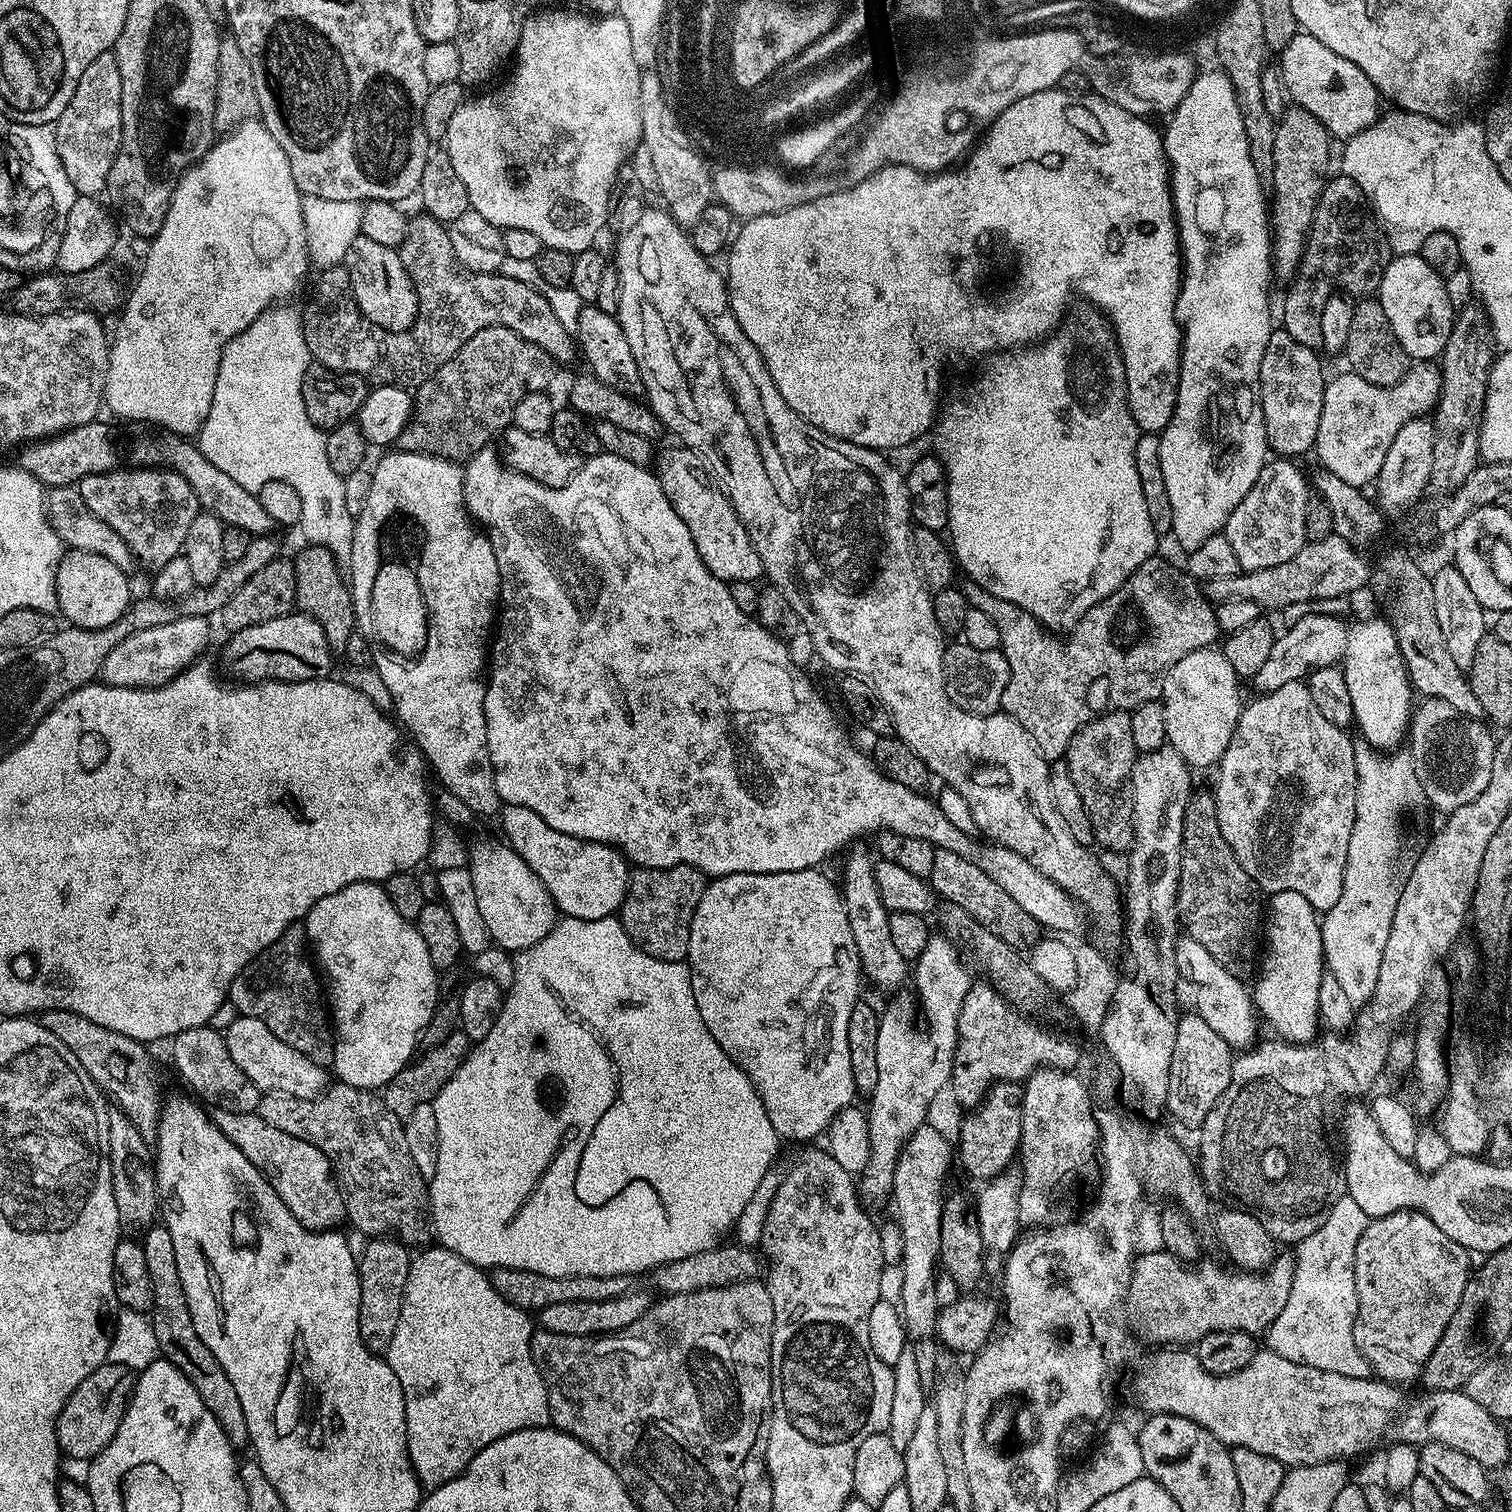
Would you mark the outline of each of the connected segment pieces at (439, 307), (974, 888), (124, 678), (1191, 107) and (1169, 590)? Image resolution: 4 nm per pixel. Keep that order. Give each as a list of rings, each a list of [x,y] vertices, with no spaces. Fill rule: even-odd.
[[[420,214],[408,226],[408,237],[398,249],[404,268],[410,274],[412,285],[418,294],[418,314],[412,327],[407,332],[388,332],[385,328],[377,328],[360,313],[355,298],[352,297],[352,287],[348,284],[348,271],[343,266],[325,268],[319,274],[316,285],[312,288],[312,297],[308,305],[302,308],[302,323],[304,337],[308,347],[308,355],[313,361],[325,364],[332,374],[349,372],[362,376],[373,385],[399,384],[401,386],[417,386],[432,374],[443,363],[454,358],[454,354],[473,338],[480,330],[487,327],[508,327],[522,338],[536,343],[542,350],[550,354],[557,362],[568,360],[574,352],[574,340],[570,333],[558,322],[550,302],[544,297],[543,291],[526,286],[526,282],[518,282],[514,278],[506,278],[496,272],[471,273],[456,263],[456,255],[450,246],[445,225],[439,220],[433,220],[427,214]]]
[[[937,848],[934,854],[934,870],[930,877],[930,885],[937,897],[943,898],[949,904],[962,906],[962,910],[966,910],[972,919],[984,928],[989,928],[991,932],[996,933],[1010,945],[1028,944],[1027,946],[1032,946],[1041,939],[1042,929],[1038,921],[1032,918],[1026,910],[1022,910],[1022,906],[1018,906],[1018,902],[1014,902],[1014,898],[1010,898],[1010,894],[1006,894],[1006,890],[1002,890],[998,886],[998,882],[994,882],[994,878],[990,878],[990,874],[983,872],[972,860],[962,858],[962,854],[953,854],[950,850]]]
[[[181,616],[174,622],[130,634],[130,638],[118,642],[118,646],[114,646],[114,650],[110,650],[104,659],[103,683],[119,688],[156,688],[159,684],[165,684],[205,655],[208,623],[202,616]]]
[[[1215,70],[1216,72],[1197,71],[1196,77],[1192,80],[1190,90],[1186,90],[1186,94],[1182,98],[1182,102],[1178,102],[1178,106],[1173,108],[1170,115],[1167,117],[1168,125],[1162,128],[1162,139],[1164,141],[1164,154],[1166,163],[1170,169],[1170,187],[1172,189],[1172,210],[1176,218],[1176,231],[1180,238],[1180,251],[1182,253],[1182,275],[1180,278],[1180,292],[1176,296],[1176,322],[1182,329],[1182,339],[1180,341],[1180,377],[1178,378],[1178,386],[1176,387],[1176,405],[1174,406],[1174,414],[1170,418],[1170,422],[1164,428],[1163,432],[1159,433],[1160,438],[1160,461],[1162,462],[1162,478],[1166,478],[1166,495],[1170,497],[1170,506],[1174,510],[1174,522],[1172,523],[1171,535],[1176,536],[1178,543],[1184,547],[1185,553],[1193,552],[1198,546],[1202,546],[1202,542],[1206,542],[1206,538],[1223,533],[1224,523],[1230,518],[1230,514],[1234,514],[1234,510],[1238,506],[1238,502],[1242,502],[1242,498],[1246,498],[1246,494],[1250,494],[1250,490],[1254,486],[1254,482],[1258,482],[1258,474],[1262,474],[1265,464],[1270,459],[1270,449],[1268,446],[1268,435],[1266,434],[1266,422],[1262,414],[1262,406],[1260,405],[1260,367],[1262,366],[1262,354],[1266,354],[1266,342],[1270,342],[1270,334],[1274,330],[1272,324],[1272,312],[1268,309],[1268,279],[1273,279],[1274,273],[1272,270],[1272,238],[1270,235],[1270,212],[1266,207],[1266,192],[1260,187],[1260,179],[1258,174],[1254,174],[1254,162],[1250,162],[1250,146],[1246,136],[1246,126],[1242,118],[1242,110],[1238,106],[1238,98],[1234,94],[1234,86],[1230,82],[1230,78],[1223,70]]]
[[[1153,558],[1142,562],[1142,566],[1132,572],[1131,578],[1124,583],[1123,586],[1118,590],[1114,590],[1102,602],[1098,602],[1093,606],[1090,611],[1076,623],[1075,628],[1067,633],[1064,639],[1057,638],[1053,633],[1045,630],[1039,620],[1034,619],[1026,610],[1014,606],[1014,602],[1006,602],[1006,598],[994,598],[994,594],[982,590],[982,586],[978,586],[977,584],[968,582],[965,583],[965,585],[963,585],[962,591],[964,597],[968,599],[969,605],[978,610],[982,610],[982,614],[986,614],[990,617],[1000,631],[999,651],[1003,652],[1004,657],[1008,659],[1008,669],[1010,670],[1010,678],[1006,682],[1006,690],[1000,699],[1000,707],[1007,715],[1013,716],[1013,718],[1027,730],[1030,734],[1030,738],[1034,738],[1038,750],[1042,753],[1045,760],[1049,762],[1059,761],[1061,757],[1067,753],[1070,742],[1074,738],[1076,731],[1078,731],[1083,724],[1090,723],[1090,721],[1100,715],[1101,712],[1109,711],[1111,708],[1116,710],[1131,710],[1137,708],[1139,704],[1145,704],[1151,700],[1160,700],[1164,691],[1164,679],[1170,670],[1170,666],[1174,666],[1174,662],[1186,658],[1186,654],[1190,654],[1194,650],[1213,647],[1222,636],[1220,627],[1216,621],[1216,610],[1213,601],[1204,597],[1201,585],[1193,580],[1183,567],[1172,568],[1170,561],[1159,560],[1159,558]]]

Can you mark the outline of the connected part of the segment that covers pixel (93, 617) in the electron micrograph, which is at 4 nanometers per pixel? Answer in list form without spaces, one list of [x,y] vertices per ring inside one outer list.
[[[77,548],[65,551],[56,572],[55,594],[59,604],[59,615],[64,615],[69,620],[67,623],[77,628],[105,628],[118,622],[118,618],[122,618],[122,614],[134,599],[128,580],[130,580],[129,573],[118,570],[118,566],[114,566],[110,558],[102,558],[102,554],[90,554]]]

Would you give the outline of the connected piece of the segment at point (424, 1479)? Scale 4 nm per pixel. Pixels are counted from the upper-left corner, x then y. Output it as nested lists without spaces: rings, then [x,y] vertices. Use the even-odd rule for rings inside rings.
[[[433,1246],[425,1250],[421,1256],[412,1256],[410,1274],[406,1278],[406,1294],[402,1302],[402,1314],[398,1318],[398,1330],[394,1330],[394,1338],[390,1338],[390,1346],[386,1359],[390,1370],[394,1370],[394,1378],[402,1386],[404,1405],[406,1406],[406,1438],[408,1439],[408,1456],[412,1459],[412,1469],[420,1480],[421,1489],[431,1490],[450,1482],[456,1476],[462,1475],[466,1466],[482,1449],[490,1446],[498,1438],[506,1434],[514,1434],[523,1428],[543,1428],[549,1423],[548,1419],[548,1388],[544,1385],[542,1374],[532,1357],[532,1333],[534,1324],[530,1321],[529,1313],[523,1308],[514,1306],[492,1288],[492,1281],[481,1269],[448,1248]]]

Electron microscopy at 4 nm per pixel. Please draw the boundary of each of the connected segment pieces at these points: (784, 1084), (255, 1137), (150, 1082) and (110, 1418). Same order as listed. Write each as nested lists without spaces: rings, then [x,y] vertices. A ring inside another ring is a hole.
[[[816,868],[778,874],[739,872],[715,877],[705,887],[702,902],[698,902],[698,910],[694,910],[686,963],[691,972],[694,1002],[698,1002],[698,1014],[702,1014],[702,1022],[706,1022],[706,1030],[714,1034],[714,1042],[718,1042],[722,1050],[726,1050],[729,1058],[751,1078],[752,1085],[756,1087],[756,1092],[766,1106],[766,1114],[770,1114],[770,1122],[774,1126],[776,1135],[785,1141],[823,1137],[835,1116],[843,1108],[851,1105],[858,1096],[854,1070],[850,1070],[850,1042],[846,1042],[846,1026],[850,1022],[850,1010],[854,1010],[854,1006],[861,999],[862,973],[858,946],[854,942],[854,934],[850,934],[848,910],[844,906],[841,889],[837,885],[835,888]]]
[[[220,1112],[215,1117],[214,1123],[222,1130],[226,1138],[230,1138],[230,1142],[234,1142],[234,1146],[238,1146],[238,1150],[242,1150],[242,1154],[246,1154],[249,1162],[268,1179],[268,1185],[276,1191],[278,1198],[282,1198],[286,1210],[290,1210],[290,1214],[298,1218],[303,1228],[336,1230],[341,1227],[340,1223],[345,1223],[343,1191],[334,1179],[331,1160],[326,1154],[322,1154],[322,1150],[318,1150],[318,1146],[314,1146],[308,1140],[286,1134],[278,1130],[278,1126],[270,1126],[270,1122],[263,1120],[256,1112]]]
[[[69,1008],[41,1012],[38,1023],[50,1030],[50,1034],[58,1038],[58,1042],[70,1046],[70,1054],[74,1054],[74,1058],[82,1062],[86,1074],[90,1074],[90,1078],[100,1087],[105,1097],[123,1112],[124,1117],[144,1137],[155,1137],[156,1130],[160,1127],[162,1111],[160,1072],[141,1041],[126,1038],[106,1026],[98,1026],[98,1022],[90,1022],[90,1018],[82,1018],[82,1014],[74,1014]]]
[[[105,1363],[66,1402],[56,1420],[56,1440],[60,1444],[60,1451],[65,1457],[73,1456],[76,1460],[91,1461],[114,1438],[118,1426],[128,1409],[128,1402],[132,1398],[132,1390],[136,1386],[136,1376],[133,1369],[121,1364]]]

